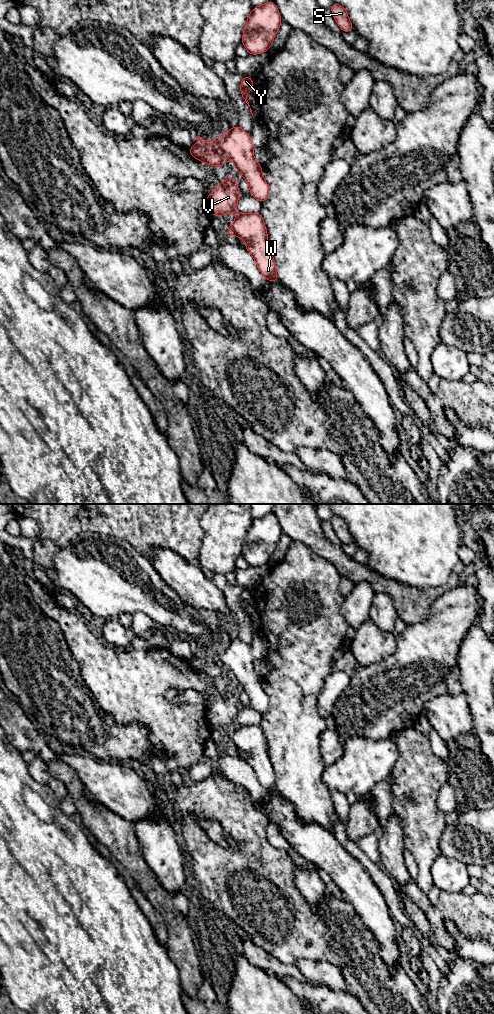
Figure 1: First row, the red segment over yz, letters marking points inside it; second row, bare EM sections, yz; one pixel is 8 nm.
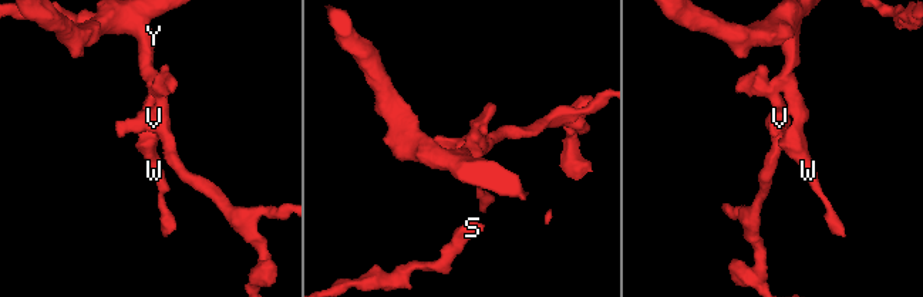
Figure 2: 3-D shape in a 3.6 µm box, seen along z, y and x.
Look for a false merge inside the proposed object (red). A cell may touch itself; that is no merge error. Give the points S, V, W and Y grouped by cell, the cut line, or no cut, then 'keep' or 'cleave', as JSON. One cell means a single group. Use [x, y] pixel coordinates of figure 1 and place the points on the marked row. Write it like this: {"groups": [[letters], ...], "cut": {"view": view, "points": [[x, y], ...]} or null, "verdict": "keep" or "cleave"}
{"groups": [["S", "W", "Y"], ["V"]], "cut": {"view": "yz", "points": [[211, 143], [222, 154]]}, "verdict": "cleave"}

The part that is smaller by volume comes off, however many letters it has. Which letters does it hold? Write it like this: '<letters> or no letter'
V

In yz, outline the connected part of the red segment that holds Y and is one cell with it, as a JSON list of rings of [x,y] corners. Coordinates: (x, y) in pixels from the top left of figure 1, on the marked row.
[[[243,76],[241,85],[240,85],[240,92],[242,97],[245,99],[246,103],[249,105],[249,102],[247,100],[247,94],[254,88],[254,85],[252,84],[254,79],[250,78],[249,76]]]

